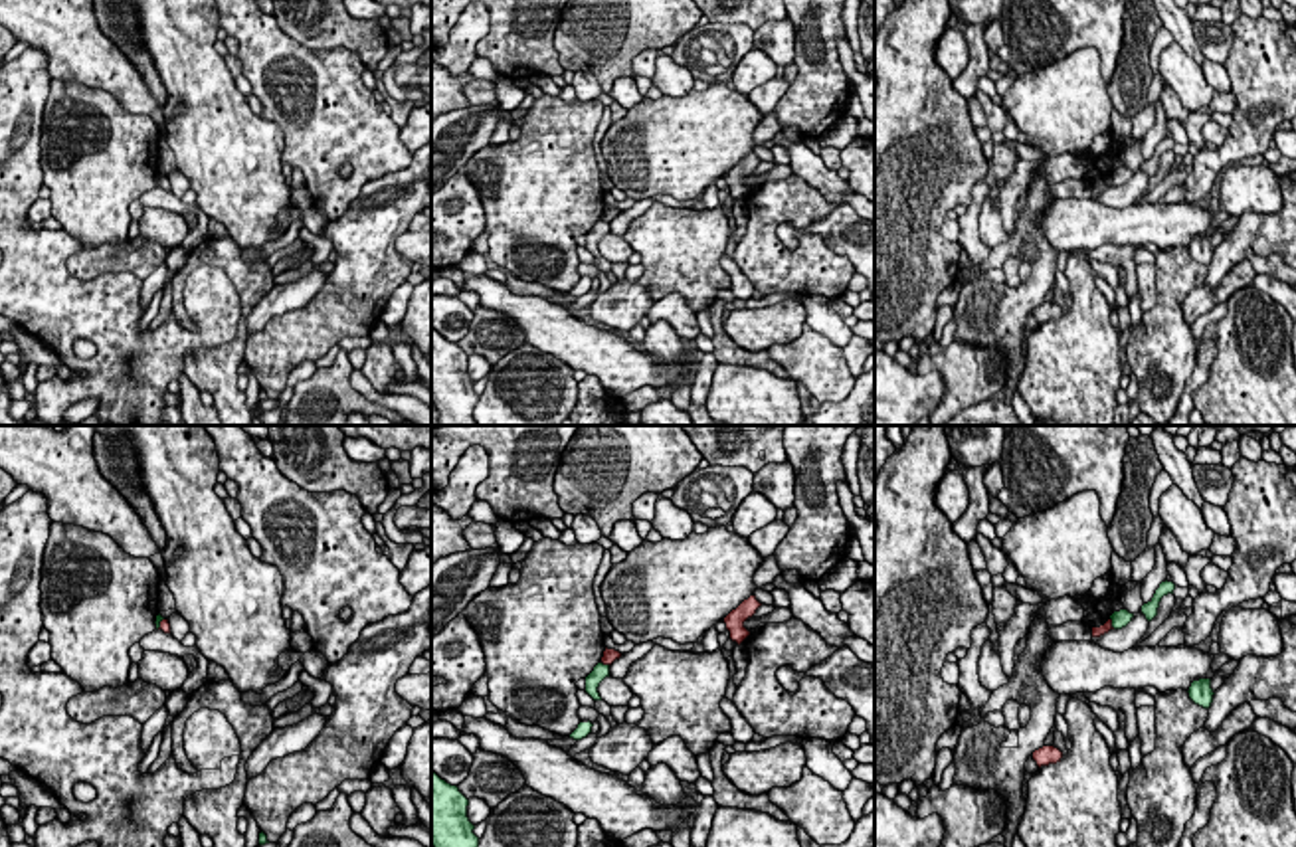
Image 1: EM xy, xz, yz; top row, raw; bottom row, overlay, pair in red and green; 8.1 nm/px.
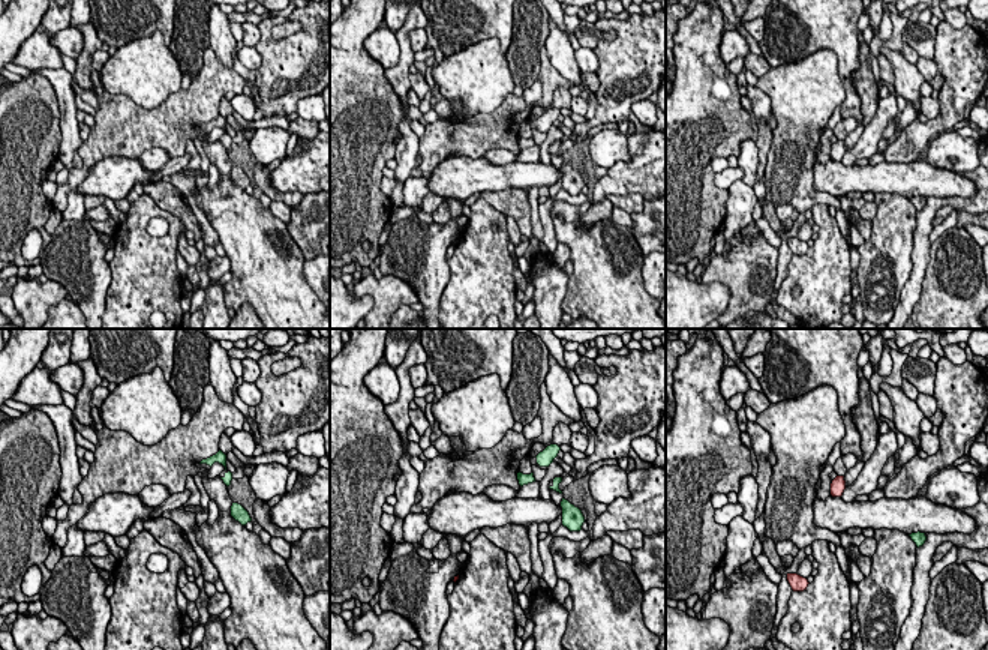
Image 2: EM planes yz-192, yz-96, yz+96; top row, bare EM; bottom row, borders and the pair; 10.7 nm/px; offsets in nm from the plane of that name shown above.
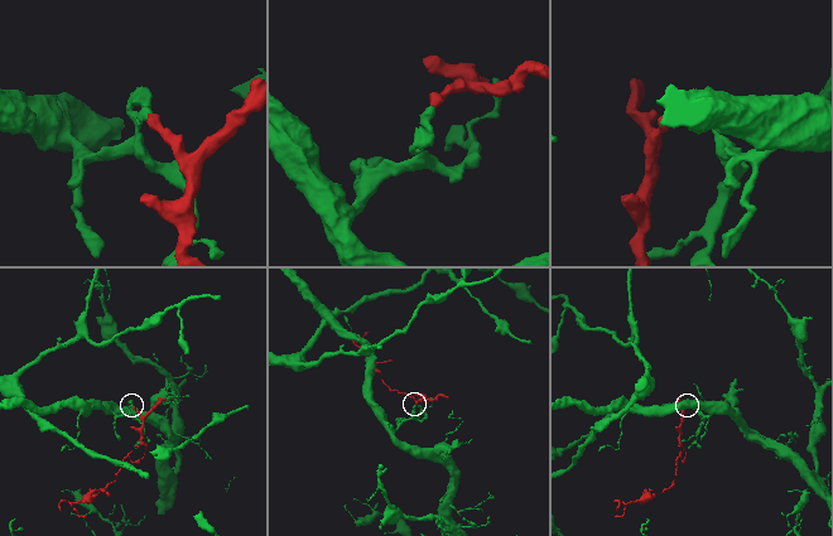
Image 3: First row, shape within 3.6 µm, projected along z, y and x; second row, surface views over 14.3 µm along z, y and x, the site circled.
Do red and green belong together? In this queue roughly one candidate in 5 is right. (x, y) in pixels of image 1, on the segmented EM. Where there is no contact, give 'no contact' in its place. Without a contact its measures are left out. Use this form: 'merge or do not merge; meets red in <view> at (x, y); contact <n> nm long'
do not merge; meets red in xy at (161, 624); contact 110 nm long

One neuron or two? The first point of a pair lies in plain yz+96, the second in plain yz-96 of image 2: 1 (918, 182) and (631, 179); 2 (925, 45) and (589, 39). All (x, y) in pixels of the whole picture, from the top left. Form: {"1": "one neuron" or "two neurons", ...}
{"1": "two neurons", "2": "one neuron"}

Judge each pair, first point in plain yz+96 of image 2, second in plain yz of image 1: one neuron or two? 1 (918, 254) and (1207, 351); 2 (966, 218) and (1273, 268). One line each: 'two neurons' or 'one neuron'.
1: one neuron
2: one neuron

